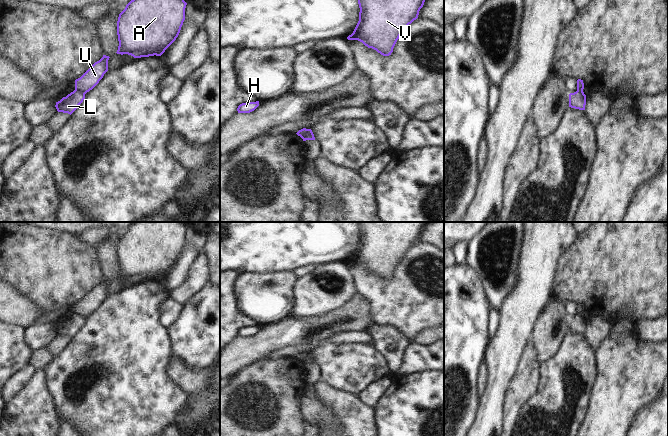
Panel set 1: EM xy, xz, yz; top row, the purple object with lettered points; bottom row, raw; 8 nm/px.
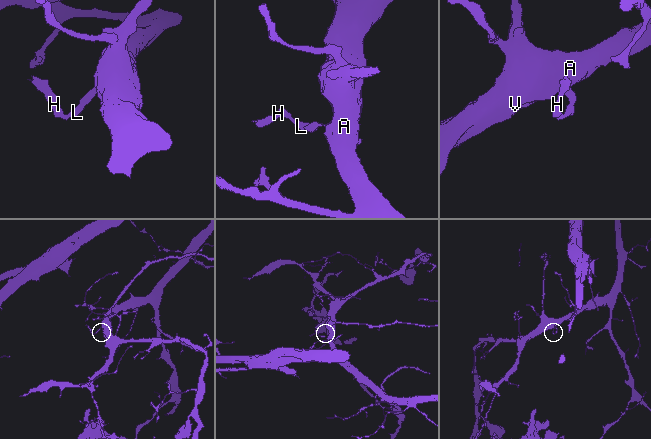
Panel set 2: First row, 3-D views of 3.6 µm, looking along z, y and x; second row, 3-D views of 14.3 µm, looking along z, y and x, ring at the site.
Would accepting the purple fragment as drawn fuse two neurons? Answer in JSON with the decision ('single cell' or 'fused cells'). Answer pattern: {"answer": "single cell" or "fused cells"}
{"answer": "fused cells"}

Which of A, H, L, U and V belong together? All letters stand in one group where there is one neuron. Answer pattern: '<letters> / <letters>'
A U V / H L

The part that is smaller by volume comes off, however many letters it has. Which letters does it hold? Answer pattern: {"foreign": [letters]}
{"foreign": ["H", "L"]}

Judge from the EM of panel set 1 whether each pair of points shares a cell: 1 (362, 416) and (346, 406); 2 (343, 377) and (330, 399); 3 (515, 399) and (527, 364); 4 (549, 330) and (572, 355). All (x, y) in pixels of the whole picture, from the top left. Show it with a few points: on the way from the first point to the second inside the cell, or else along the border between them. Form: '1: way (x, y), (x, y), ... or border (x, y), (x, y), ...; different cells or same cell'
1: way (358, 416), (350, 410); same cell
2: border (320, 379), (339, 390), (345, 390), (356, 395); different cells
3: way (520, 390), (525, 383), (527, 373); same cell
4: border (569, 331), (558, 351), (547, 361); different cells

